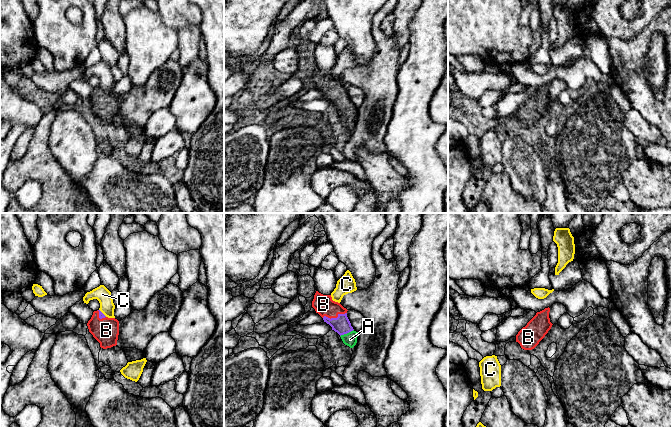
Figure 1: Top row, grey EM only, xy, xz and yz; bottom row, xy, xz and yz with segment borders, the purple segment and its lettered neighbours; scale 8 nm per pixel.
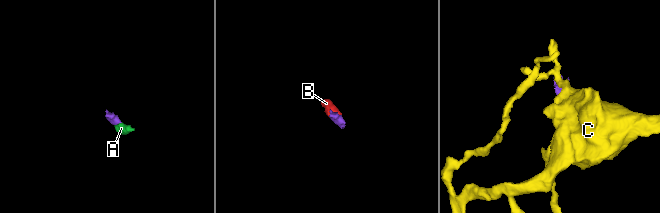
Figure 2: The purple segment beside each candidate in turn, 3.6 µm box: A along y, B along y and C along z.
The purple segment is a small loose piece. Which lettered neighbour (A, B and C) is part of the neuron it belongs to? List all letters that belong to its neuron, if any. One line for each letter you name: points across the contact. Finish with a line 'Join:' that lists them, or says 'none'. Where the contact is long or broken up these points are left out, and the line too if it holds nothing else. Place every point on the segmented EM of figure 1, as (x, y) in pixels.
A: across xz (341, 324), (346, 333), (350, 339)
B: across xz (341, 324), (334, 318), (323, 304)
Join: A, B

